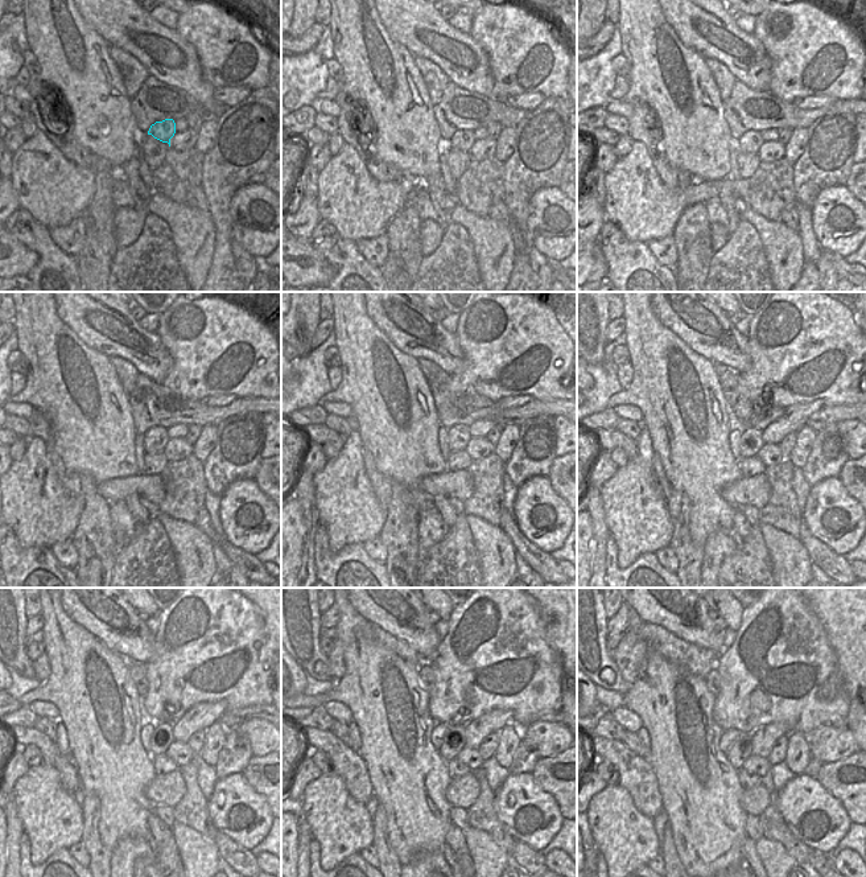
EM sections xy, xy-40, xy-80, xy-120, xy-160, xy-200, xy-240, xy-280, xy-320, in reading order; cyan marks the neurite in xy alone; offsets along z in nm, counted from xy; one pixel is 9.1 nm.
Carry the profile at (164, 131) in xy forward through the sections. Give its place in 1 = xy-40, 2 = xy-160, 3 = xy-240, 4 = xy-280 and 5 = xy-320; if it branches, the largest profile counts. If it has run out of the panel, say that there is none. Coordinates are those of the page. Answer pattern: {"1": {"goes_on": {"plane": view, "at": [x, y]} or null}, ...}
{"1": {"goes_on": {"plane": "xy-40", "at": [460, 131]}}, "2": {"goes_on": {"plane": "xy-160", "at": [458, 436]}}, "3": {"goes_on": {"plane": "xy-240", "at": [161, 737]}}, "4": {"goes_on": {"plane": "xy-280", "at": [454, 741]}}, "5": {"goes_on": {"plane": "xy-320", "at": [741, 749]}}}

